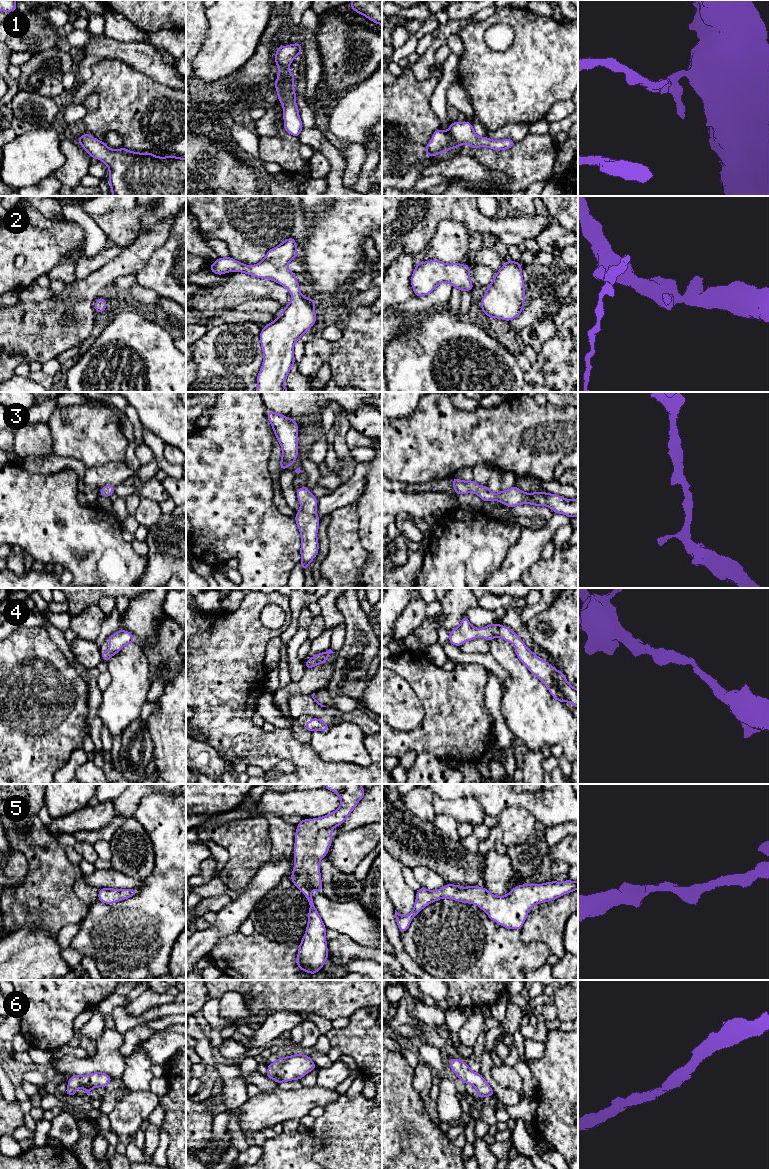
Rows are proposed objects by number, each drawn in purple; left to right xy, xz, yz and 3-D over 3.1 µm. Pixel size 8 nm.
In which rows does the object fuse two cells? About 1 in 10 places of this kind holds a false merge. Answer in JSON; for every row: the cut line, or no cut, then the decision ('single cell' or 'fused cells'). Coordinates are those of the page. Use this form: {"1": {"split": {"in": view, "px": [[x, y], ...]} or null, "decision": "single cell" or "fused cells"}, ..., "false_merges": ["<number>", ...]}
{"1": {"split": null, "decision": "single cell"}, "2": {"split": null, "decision": "single cell"}, "3": {"split": null, "decision": "single cell"}, "4": {"split": null, "decision": "single cell"}, "5": {"split": null, "decision": "single cell"}, "6": {"split": null, "decision": "single cell"}, "false_merges": []}

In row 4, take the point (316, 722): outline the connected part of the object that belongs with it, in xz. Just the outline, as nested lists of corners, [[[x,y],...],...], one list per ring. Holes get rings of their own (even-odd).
[[[312,717],[311,721],[308,721],[305,723],[305,729],[308,731],[327,731],[329,729],[329,726],[327,723],[325,723],[322,719],[317,719]]]

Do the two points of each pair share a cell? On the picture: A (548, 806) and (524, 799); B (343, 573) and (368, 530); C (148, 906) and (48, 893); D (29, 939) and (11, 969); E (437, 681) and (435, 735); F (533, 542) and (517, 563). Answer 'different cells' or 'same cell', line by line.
A: same cell
B: different cells
C: different cells
D: same cell
E: same cell
F: same cell

